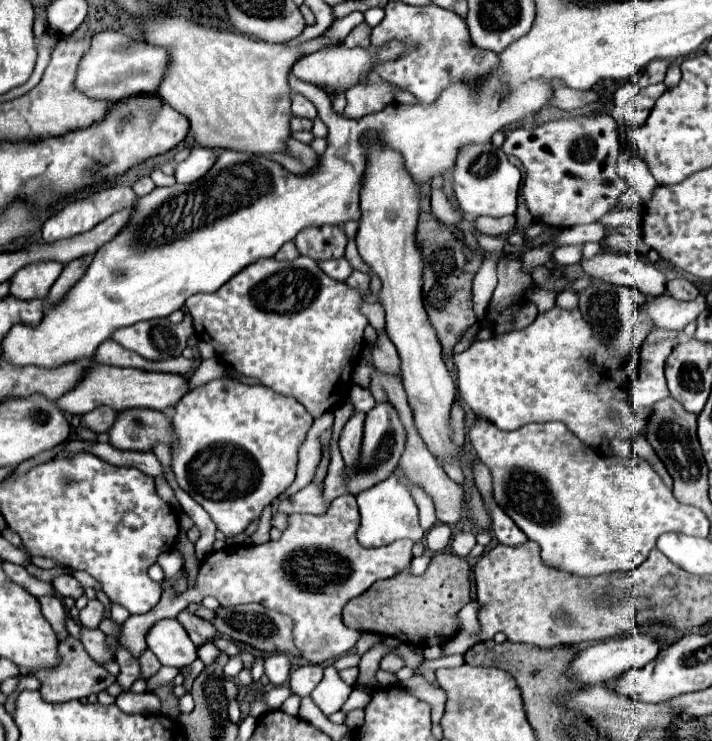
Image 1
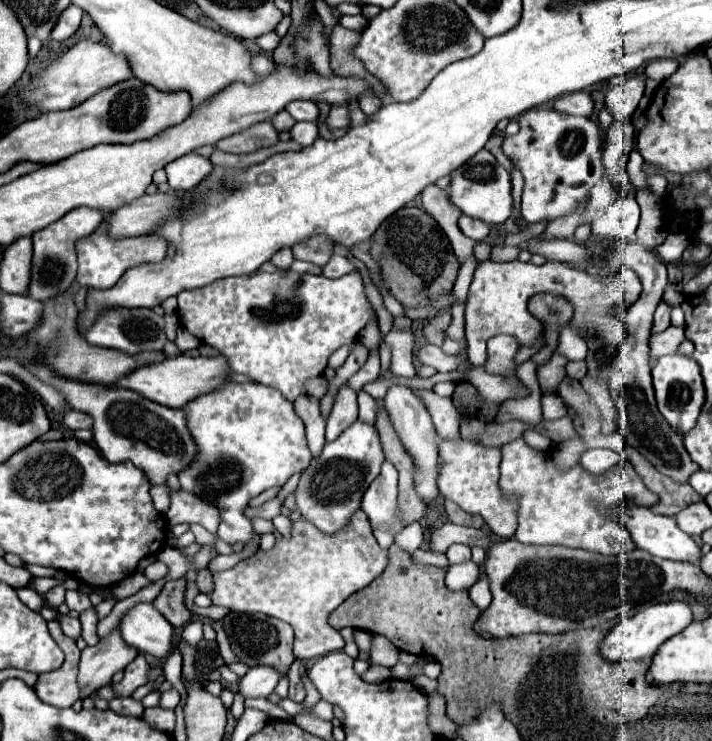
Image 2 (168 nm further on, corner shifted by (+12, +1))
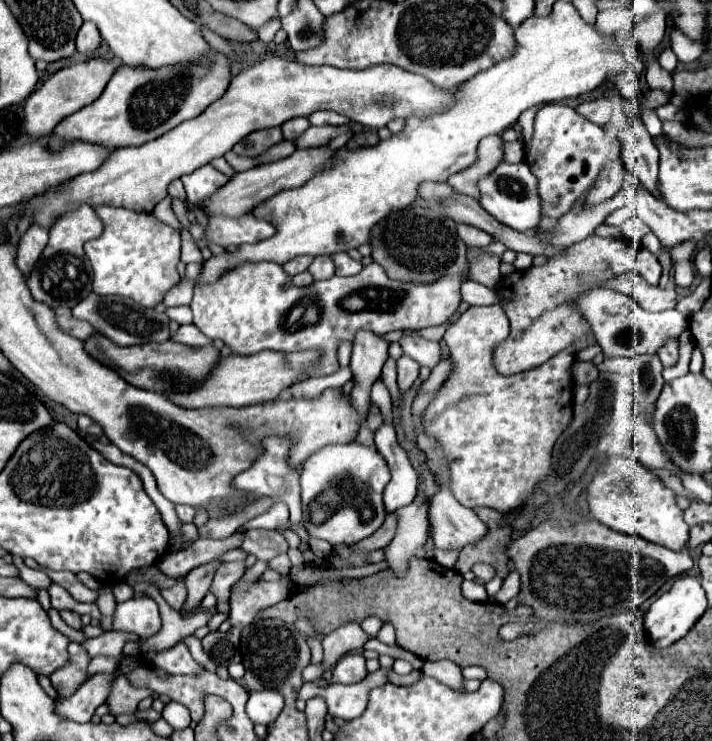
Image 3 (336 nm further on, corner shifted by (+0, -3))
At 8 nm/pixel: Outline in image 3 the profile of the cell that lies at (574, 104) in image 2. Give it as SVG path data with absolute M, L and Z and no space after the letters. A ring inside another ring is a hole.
M600 97L600 99L594 99L594 101L586 101L586 103L580 103L576 107L576 111L580 115L584 115L586 119L590 119L592 123L596 125L606 125L610 121L610 115L612 115L612 103L606 99L606 97Z

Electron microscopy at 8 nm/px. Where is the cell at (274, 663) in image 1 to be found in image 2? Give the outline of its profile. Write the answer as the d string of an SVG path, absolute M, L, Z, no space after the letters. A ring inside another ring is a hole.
M272 665L250 667L250 671L240 681L240 693L244 697L268 697L274 691L278 679L280 673Z

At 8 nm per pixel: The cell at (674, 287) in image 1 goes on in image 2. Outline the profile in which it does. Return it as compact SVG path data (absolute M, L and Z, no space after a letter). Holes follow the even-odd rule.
M664 299L658 303L656 307L656 313L654 313L654 333L656 331L664 331L668 325L670 325L670 311L672 311L672 305L668 305Z

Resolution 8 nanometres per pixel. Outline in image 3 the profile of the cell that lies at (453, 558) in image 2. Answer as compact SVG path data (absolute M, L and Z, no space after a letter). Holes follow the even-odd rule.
M478 563L478 565L474 565L472 571L476 573L478 581L482 581L482 583L488 583L488 581L494 579L494 575L496 575L494 567L492 567L492 565L486 565L486 563Z

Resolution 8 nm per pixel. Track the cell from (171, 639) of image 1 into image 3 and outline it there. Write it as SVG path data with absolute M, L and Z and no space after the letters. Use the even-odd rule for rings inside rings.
M134 597L118 603L112 615L112 629L136 633L140 639L160 631L158 605L152 597Z

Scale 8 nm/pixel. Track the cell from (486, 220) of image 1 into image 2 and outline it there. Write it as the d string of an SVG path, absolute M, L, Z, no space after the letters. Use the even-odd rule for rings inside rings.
M462 215L460 221L458 221L458 225L460 225L462 233L464 233L466 237L474 239L474 241L484 241L484 239L490 235L490 227L488 227L484 221L472 219L472 217L468 217L468 215Z

